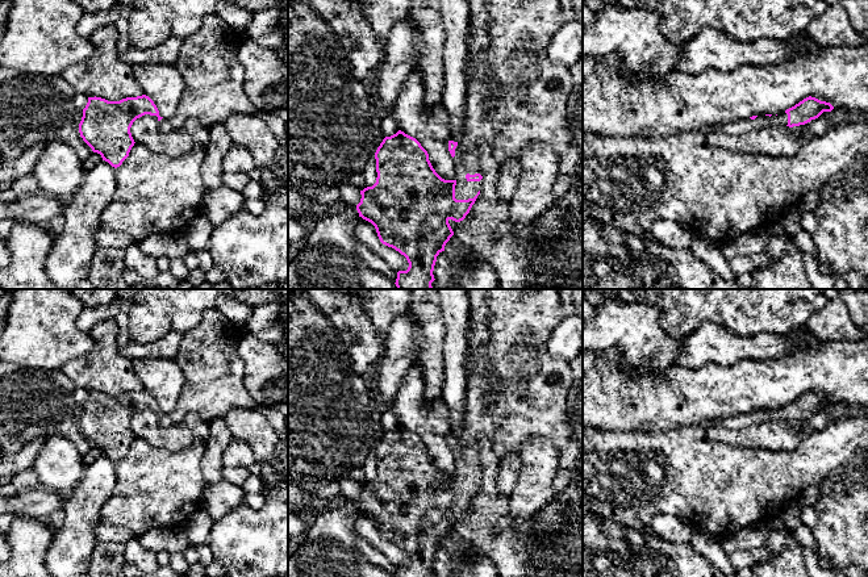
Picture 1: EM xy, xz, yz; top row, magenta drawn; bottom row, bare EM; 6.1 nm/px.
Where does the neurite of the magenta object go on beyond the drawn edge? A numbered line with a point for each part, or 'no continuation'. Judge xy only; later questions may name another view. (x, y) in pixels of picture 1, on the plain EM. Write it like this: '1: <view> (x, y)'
1: xy (208, 356)

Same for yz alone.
1: yz (741, 419)

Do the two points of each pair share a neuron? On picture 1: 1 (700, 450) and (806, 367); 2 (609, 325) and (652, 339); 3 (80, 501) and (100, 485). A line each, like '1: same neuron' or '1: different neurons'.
1: different neurons
2: same neuron
3: same neuron

